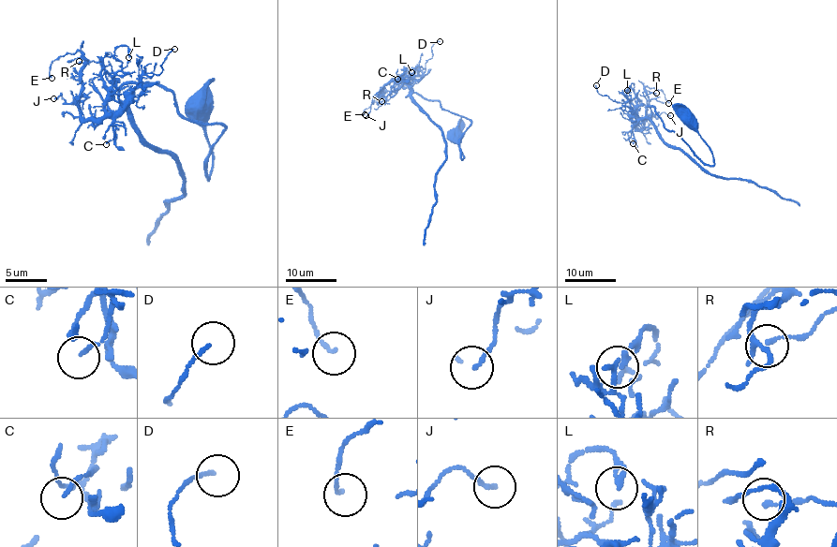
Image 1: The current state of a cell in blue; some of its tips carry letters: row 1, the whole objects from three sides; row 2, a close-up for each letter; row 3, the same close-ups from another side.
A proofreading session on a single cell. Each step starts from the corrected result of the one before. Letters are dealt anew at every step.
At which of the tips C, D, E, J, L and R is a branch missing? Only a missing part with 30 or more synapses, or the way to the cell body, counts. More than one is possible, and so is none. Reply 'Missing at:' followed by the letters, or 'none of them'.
Missing at: none of them

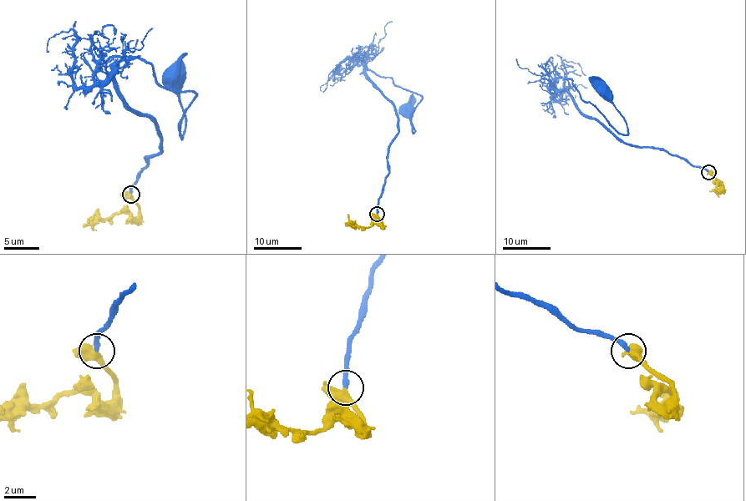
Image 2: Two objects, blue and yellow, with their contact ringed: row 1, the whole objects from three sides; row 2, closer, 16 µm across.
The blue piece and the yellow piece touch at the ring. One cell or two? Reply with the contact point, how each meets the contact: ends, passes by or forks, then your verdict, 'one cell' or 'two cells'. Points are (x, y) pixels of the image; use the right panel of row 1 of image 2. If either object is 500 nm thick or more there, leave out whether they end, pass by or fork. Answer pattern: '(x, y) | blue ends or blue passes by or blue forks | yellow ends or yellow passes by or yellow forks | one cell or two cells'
(708, 172) | blue ends | yellow passes by | one cell

